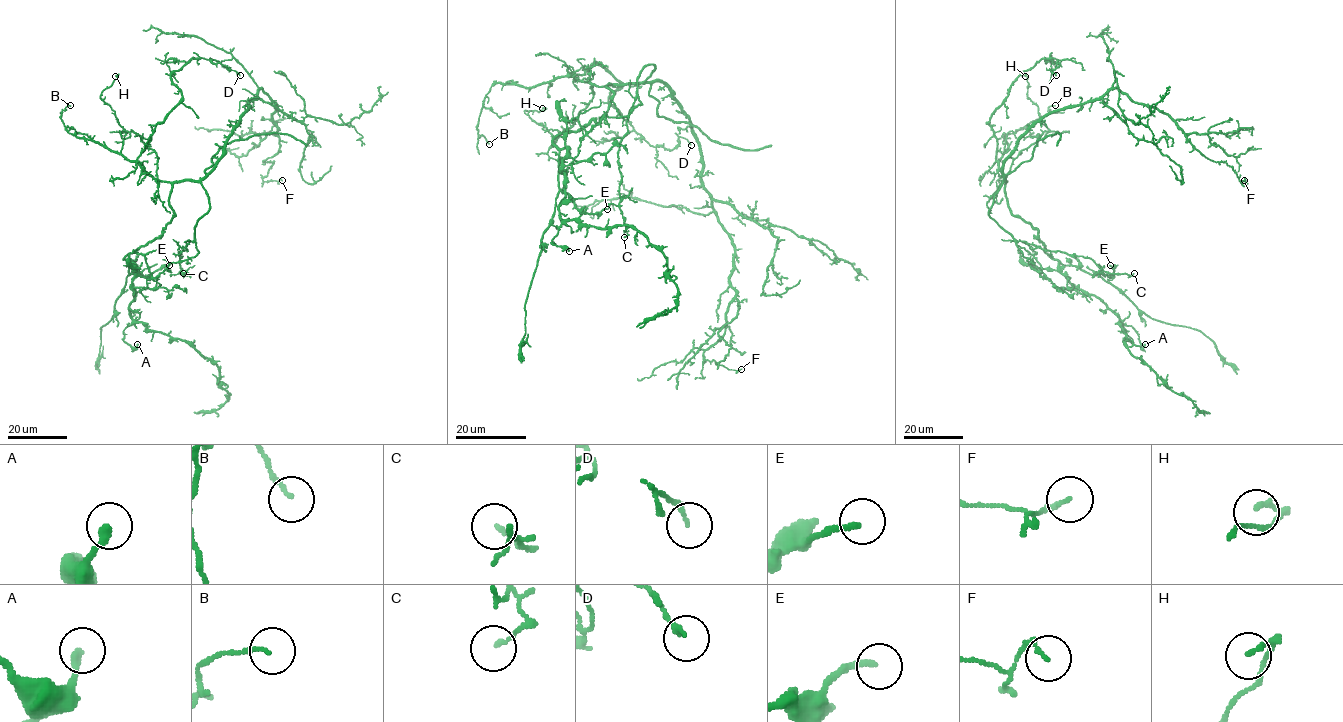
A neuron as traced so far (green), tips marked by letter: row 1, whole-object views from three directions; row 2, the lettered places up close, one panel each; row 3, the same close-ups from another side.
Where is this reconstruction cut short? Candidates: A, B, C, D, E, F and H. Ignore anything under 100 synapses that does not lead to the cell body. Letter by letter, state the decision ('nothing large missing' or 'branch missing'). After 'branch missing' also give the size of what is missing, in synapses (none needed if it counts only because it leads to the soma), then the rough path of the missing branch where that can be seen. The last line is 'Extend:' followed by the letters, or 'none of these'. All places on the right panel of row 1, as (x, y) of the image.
A: nothing large missing
B: nothing large missing
C: nothing large missing
D: nothing large missing
E: nothing large missing
F: nothing large missing
H: nothing large missing
Extend: none of these

